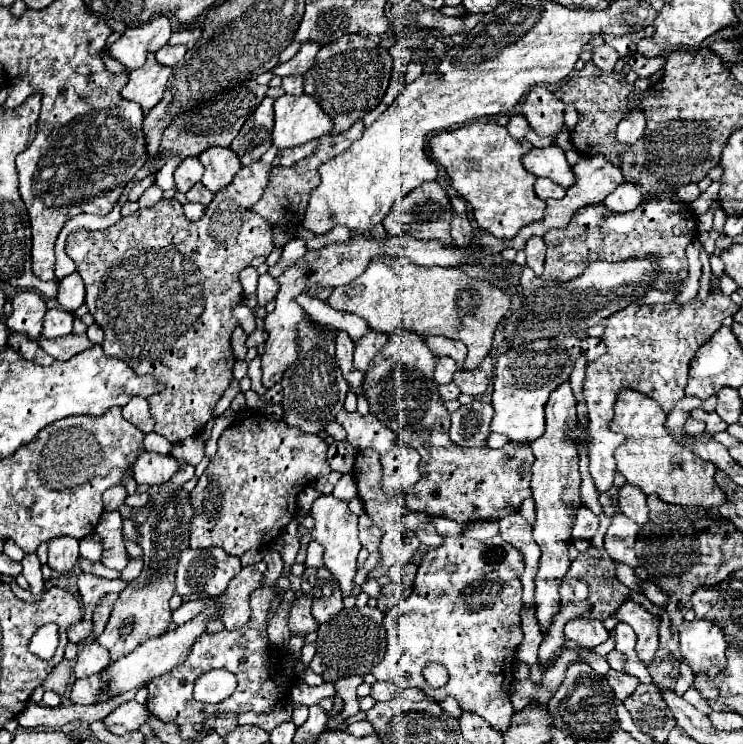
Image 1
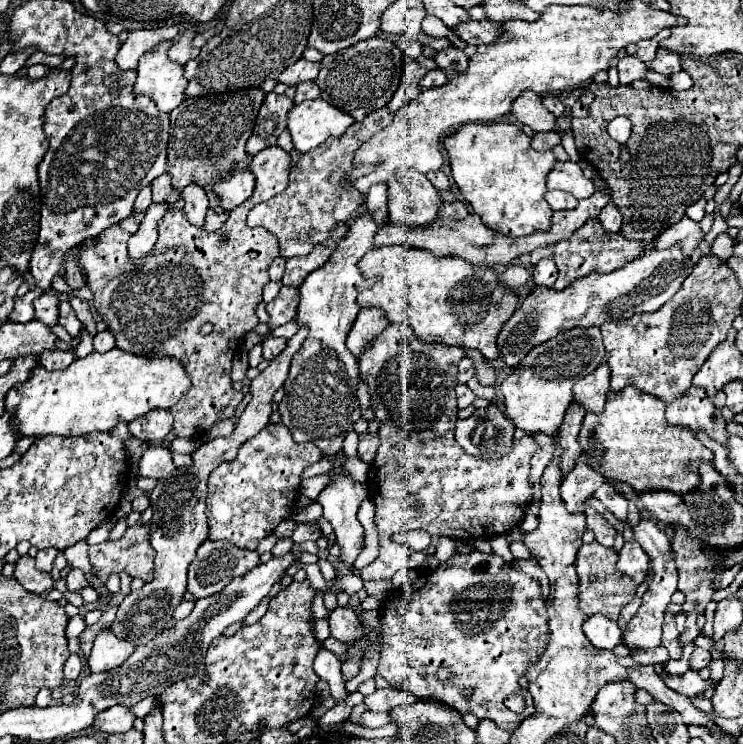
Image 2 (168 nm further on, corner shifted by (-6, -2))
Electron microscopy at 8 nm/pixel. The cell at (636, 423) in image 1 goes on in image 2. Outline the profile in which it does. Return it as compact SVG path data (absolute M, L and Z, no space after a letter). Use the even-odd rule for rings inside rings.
M625 386L619 392L607 392L607 404L603 414L587 414L579 432L581 452L589 456L591 464L591 434L599 440L605 454L597 464L599 472L607 480L619 480L633 490L665 488L679 496L695 490L699 484L699 464L713 464L711 450L705 448L687 428L671 426L665 418L665 402L645 394L635 386Z

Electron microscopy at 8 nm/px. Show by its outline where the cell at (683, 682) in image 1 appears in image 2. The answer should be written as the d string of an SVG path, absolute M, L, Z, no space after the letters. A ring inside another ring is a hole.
M695 648L695 652L691 654L691 666L693 666L693 670L701 670L701 668L709 666L711 660L713 660L711 652L703 650L703 648Z

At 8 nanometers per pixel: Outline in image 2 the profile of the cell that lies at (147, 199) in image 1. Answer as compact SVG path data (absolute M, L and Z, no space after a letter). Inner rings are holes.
M163 174L157 180L153 180L151 188L153 188L153 202L165 202L169 192L173 190L171 188L171 174Z

